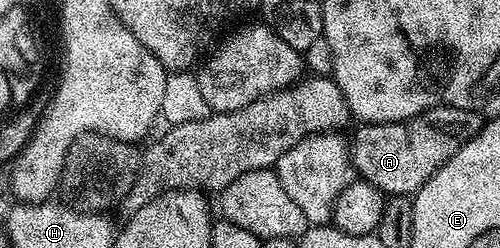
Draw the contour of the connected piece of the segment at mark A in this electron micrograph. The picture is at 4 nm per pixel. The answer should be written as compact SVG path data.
M437 106L404 122L359 125L354 142L352 138L349 143L348 157L361 181L370 182L387 196L413 196L469 138L482 129L484 118L478 113L477 109Z

